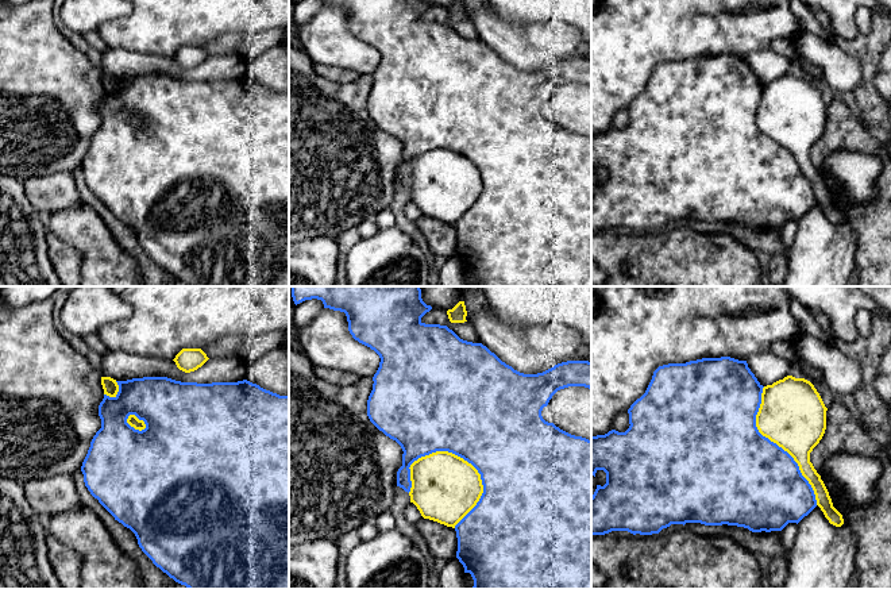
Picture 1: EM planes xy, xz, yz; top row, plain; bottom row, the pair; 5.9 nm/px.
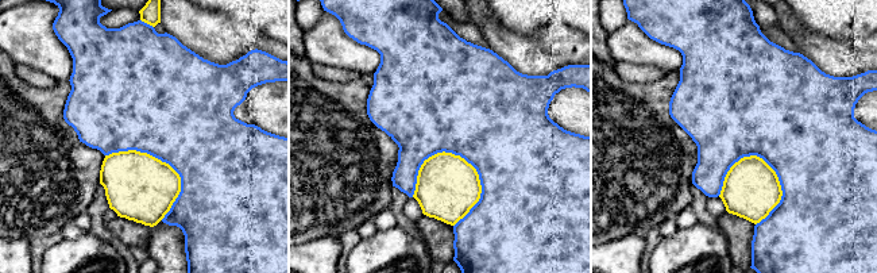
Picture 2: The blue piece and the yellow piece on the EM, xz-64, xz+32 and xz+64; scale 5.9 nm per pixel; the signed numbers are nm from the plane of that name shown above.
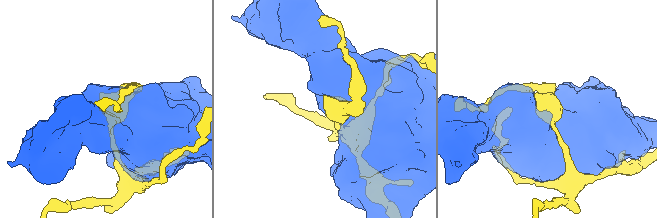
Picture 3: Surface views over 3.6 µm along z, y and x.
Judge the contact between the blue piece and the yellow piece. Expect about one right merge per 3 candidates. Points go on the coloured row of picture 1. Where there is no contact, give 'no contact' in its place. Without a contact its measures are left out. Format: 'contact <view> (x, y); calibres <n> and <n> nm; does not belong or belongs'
contact xz (481, 478); calibres 500 and 400 nm; does not belong

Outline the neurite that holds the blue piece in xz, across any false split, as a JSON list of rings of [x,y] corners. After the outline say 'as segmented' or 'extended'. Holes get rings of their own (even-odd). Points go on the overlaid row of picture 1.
[[[290,286],[294,304],[305,300],[321,300],[324,308],[344,312],[348,331],[355,340],[374,350],[379,358],[379,367],[373,377],[373,390],[367,400],[367,416],[370,421],[386,436],[396,440],[404,454],[402,466],[397,471],[397,486],[410,492],[410,465],[421,457],[436,451],[452,453],[471,463],[481,474],[483,493],[477,505],[455,526],[458,538],[456,558],[474,580],[472,589],[591,589],[591,440],[571,435],[554,423],[543,419],[541,411],[552,396],[568,386],[585,386],[591,389],[591,362],[567,361],[537,373],[524,374],[502,362],[482,343],[460,339],[447,326],[425,324],[421,317],[432,309],[421,299],[420,286]]]; as segmented

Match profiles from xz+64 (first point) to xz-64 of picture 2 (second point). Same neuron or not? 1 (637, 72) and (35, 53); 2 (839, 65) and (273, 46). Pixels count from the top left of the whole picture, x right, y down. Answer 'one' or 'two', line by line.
1: two
2: two

